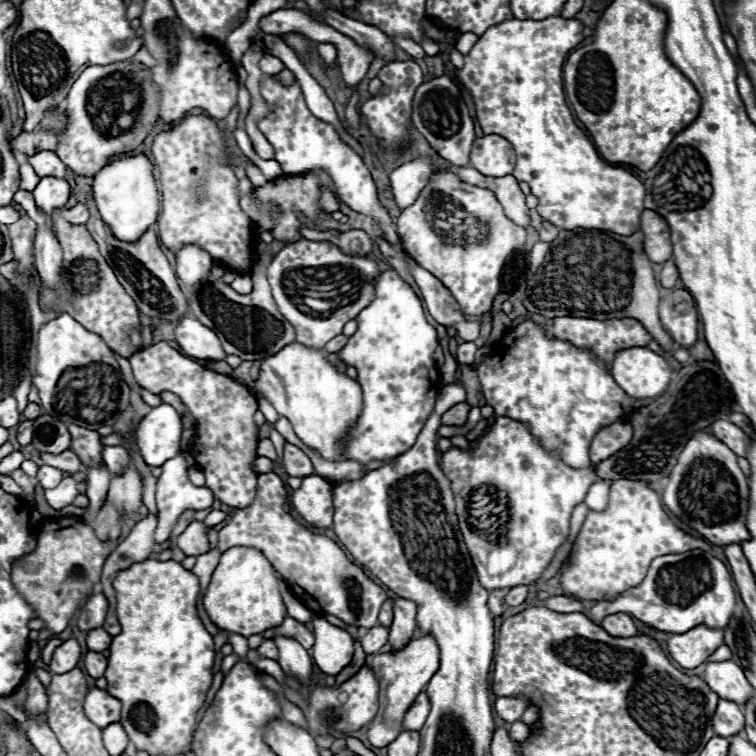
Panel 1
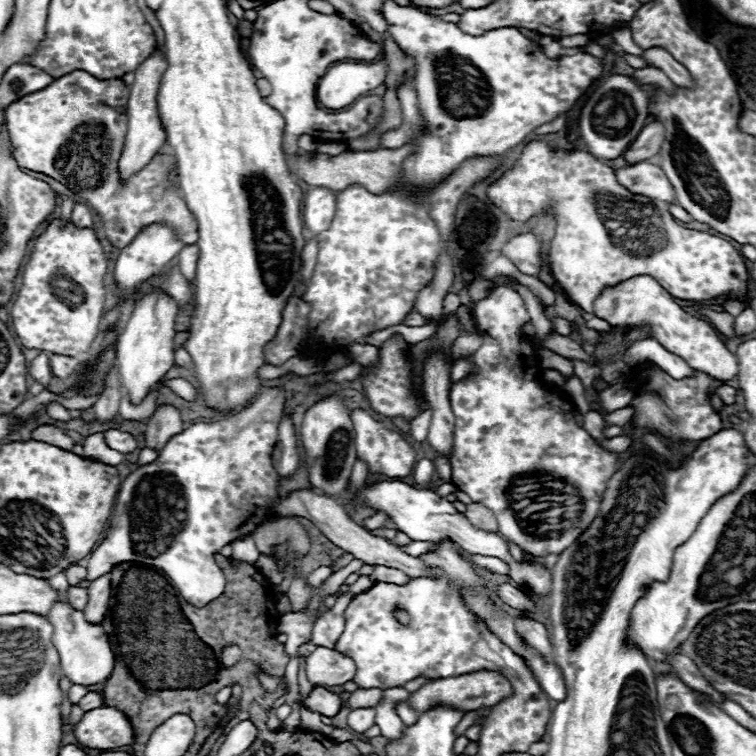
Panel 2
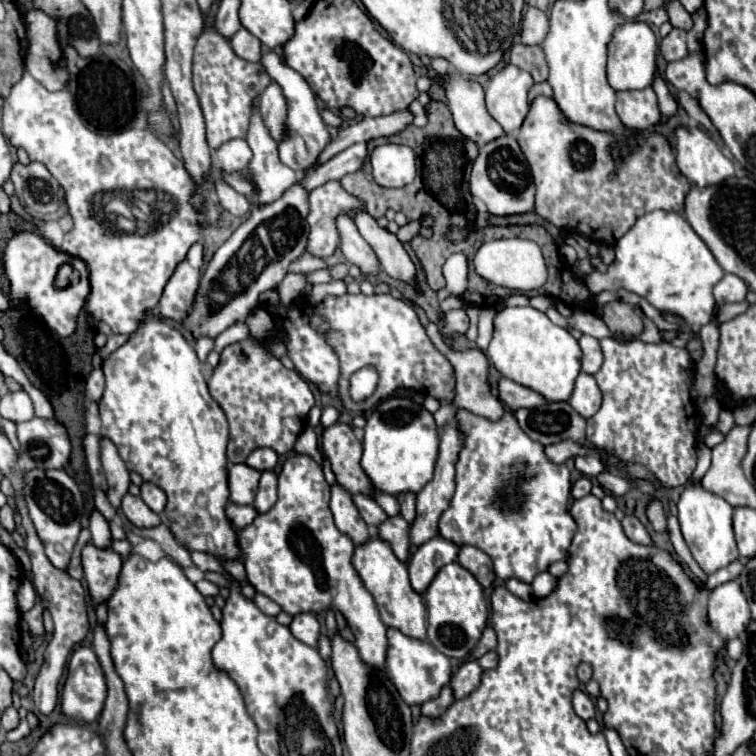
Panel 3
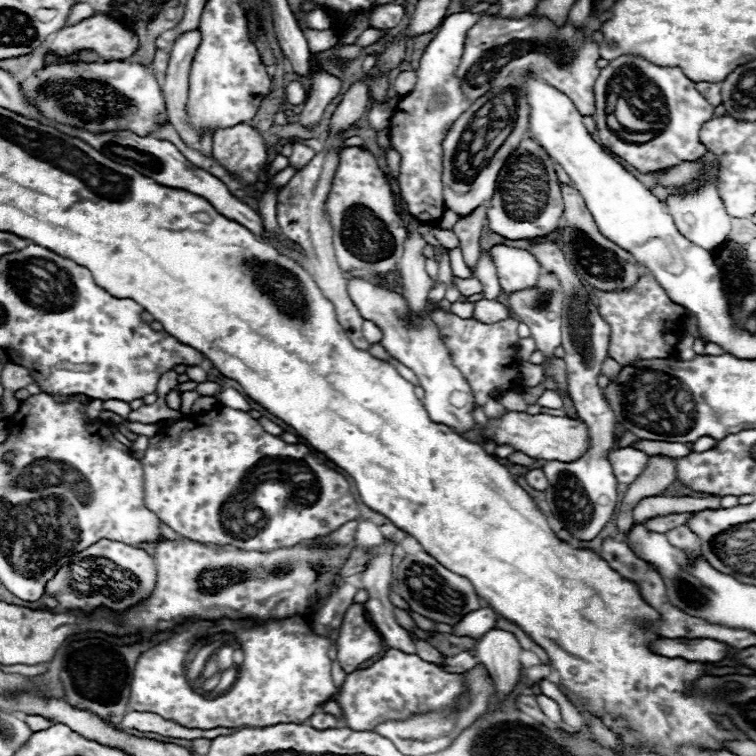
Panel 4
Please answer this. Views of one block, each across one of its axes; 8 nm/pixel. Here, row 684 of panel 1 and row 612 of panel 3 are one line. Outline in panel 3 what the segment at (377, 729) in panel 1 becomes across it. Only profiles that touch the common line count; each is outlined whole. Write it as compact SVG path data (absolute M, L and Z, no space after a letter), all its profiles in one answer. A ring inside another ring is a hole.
M378 536L370 538L364 544L358 544L356 552L352 556L352 564L358 570L358 574L364 582L364 586L368 588L368 592L374 596L382 622L386 626L398 628L402 634L406 634L410 638L424 640L426 638L426 606L422 602L422 596L412 590L410 580L408 580L406 564L402 564L394 556L390 544L382 538L378 538Z

